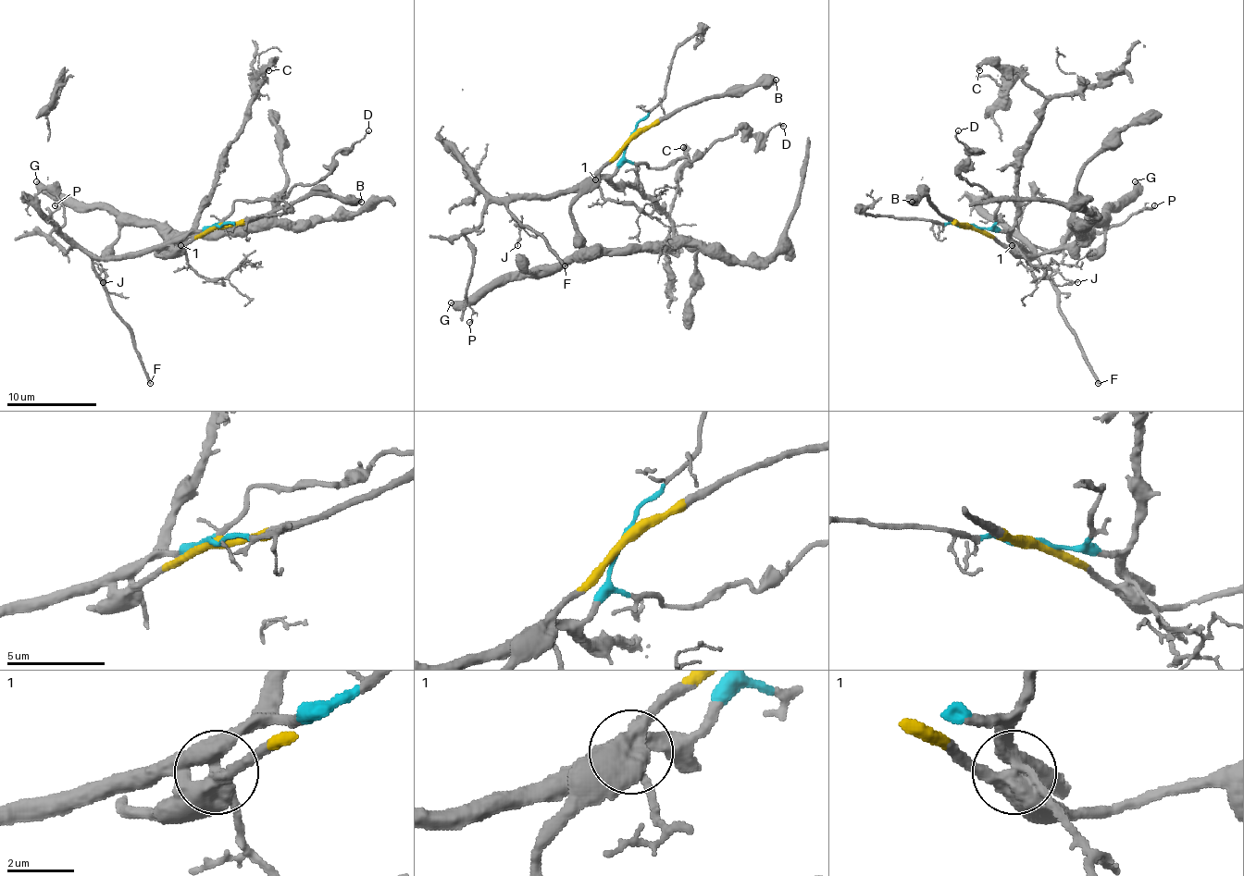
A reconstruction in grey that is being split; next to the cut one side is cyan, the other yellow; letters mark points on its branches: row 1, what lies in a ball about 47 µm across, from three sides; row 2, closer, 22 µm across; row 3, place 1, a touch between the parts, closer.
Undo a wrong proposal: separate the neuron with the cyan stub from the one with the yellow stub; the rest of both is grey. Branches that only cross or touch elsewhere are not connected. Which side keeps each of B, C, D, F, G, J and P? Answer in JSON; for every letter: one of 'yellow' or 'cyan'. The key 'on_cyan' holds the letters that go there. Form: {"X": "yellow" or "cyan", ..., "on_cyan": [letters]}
{"B": "yellow", "C": "cyan", "D": "cyan", "F": "cyan", "G": "yellow", "J": "cyan", "P": "cyan", "on_cyan": ["C", "D", "F", "J", "P"]}

